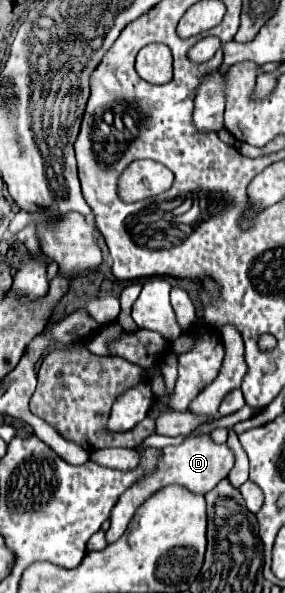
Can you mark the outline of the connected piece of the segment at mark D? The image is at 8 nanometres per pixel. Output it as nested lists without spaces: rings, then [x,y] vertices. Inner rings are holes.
[[[209,434],[191,436],[181,446],[163,448],[161,458],[159,458],[159,466],[155,466],[155,474],[149,474],[147,478],[143,478],[143,482],[135,482],[135,486],[131,486],[131,490],[125,490],[119,496],[119,502],[115,504],[115,508],[111,512],[111,528],[105,532],[107,544],[113,544],[115,540],[119,540],[123,536],[135,510],[149,496],[153,496],[157,490],[171,486],[171,484],[177,484],[177,486],[183,486],[195,494],[207,494],[209,490],[213,490],[215,484],[219,484],[229,474],[229,470],[233,468],[233,462],[235,462],[235,458],[233,458],[233,452],[227,448],[227,444],[215,444],[209,438]]]

